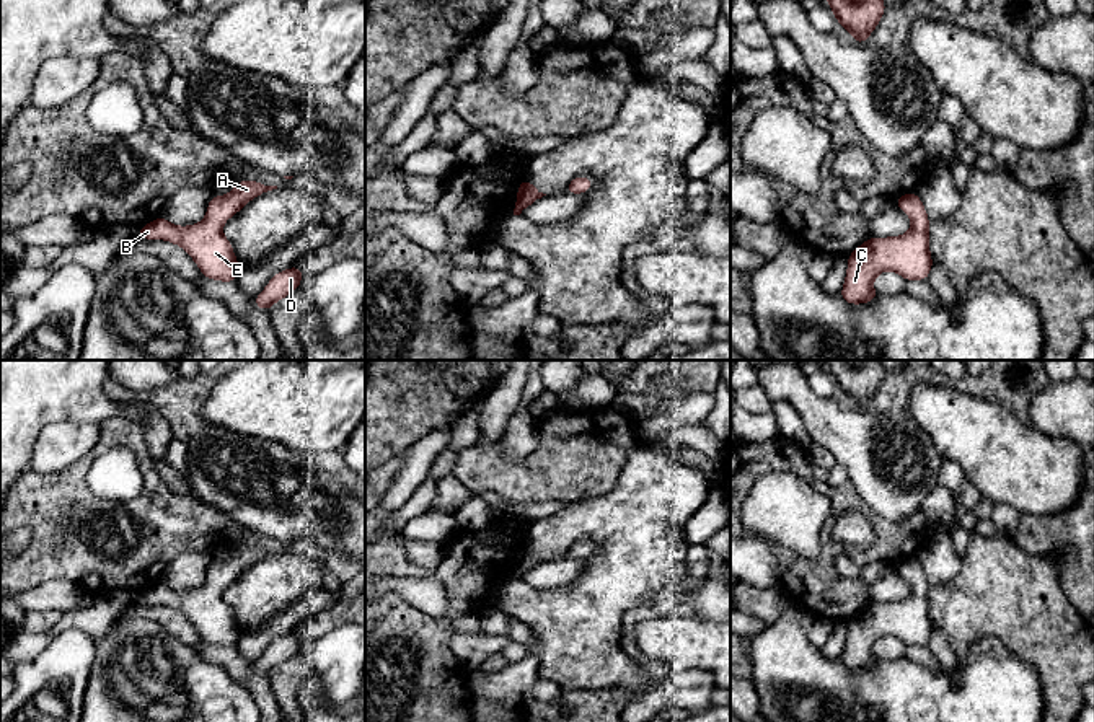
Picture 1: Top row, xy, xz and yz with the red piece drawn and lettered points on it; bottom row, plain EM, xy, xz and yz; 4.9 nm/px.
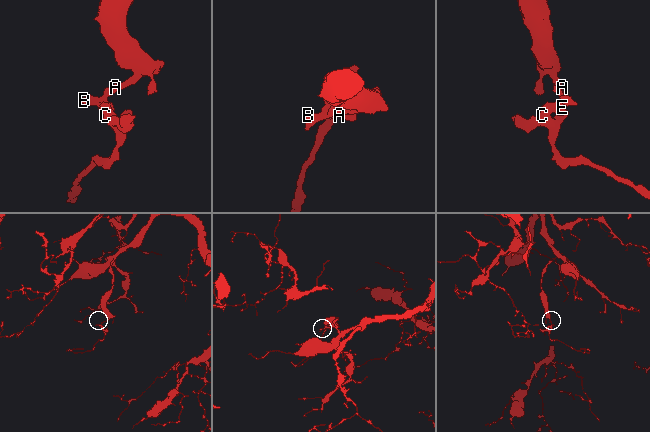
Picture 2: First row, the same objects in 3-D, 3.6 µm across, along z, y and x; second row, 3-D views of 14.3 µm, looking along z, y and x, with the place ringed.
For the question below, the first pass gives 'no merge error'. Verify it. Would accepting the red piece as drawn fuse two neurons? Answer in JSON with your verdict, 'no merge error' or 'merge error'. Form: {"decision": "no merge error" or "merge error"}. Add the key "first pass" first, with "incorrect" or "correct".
{"first pass": "correct", "decision": "no merge error"}

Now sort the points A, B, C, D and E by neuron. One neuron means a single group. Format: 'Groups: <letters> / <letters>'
Groups: A B C D E

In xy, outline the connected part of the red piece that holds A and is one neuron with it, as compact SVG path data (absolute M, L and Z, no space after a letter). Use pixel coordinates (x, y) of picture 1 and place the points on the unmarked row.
M243 544L227 561L212 561L205 583L196 590L178 592L163 580L143 590L135 601L143 605L166 605L181 611L197 629L204 642L235 647L240 627L232 608L223 601L223 588L238 579L251 564L277 554L253 544Z

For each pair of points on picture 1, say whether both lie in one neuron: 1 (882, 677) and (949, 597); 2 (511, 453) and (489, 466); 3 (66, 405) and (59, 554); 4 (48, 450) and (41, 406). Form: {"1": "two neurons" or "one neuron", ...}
{"1": "two neurons", "2": "two neurons", "3": "two neurons", "4": "two neurons"}

